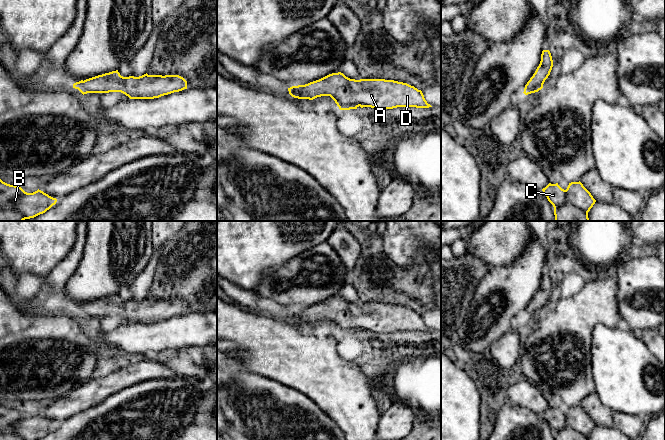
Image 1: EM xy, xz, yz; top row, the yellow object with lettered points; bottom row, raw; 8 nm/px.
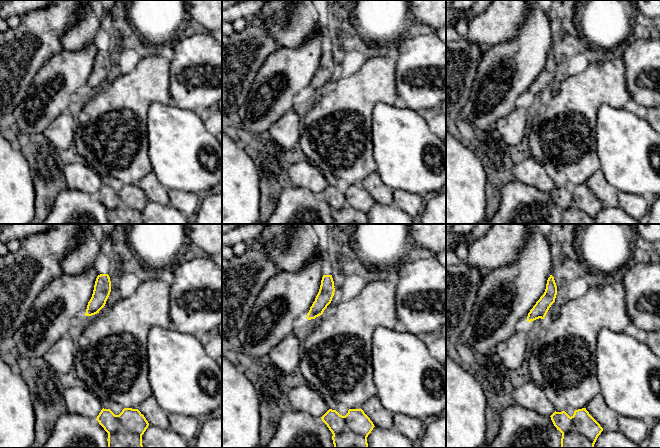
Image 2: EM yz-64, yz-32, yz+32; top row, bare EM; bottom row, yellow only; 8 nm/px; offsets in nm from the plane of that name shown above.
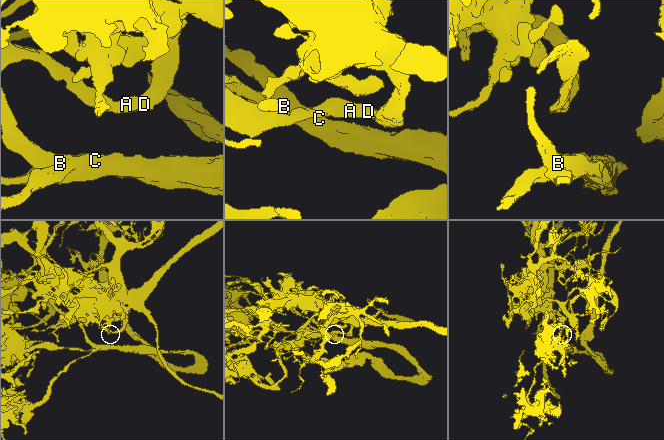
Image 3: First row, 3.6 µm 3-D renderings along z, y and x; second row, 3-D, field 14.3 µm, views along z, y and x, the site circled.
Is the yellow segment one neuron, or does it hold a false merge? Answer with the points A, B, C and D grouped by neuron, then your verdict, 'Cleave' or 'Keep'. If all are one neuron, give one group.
Groups: A D / B C. Cleave

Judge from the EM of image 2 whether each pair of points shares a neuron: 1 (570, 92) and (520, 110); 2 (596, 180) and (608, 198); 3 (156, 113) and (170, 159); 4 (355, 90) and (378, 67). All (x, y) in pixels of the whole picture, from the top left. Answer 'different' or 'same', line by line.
1: different
2: same
3: same
4: same

